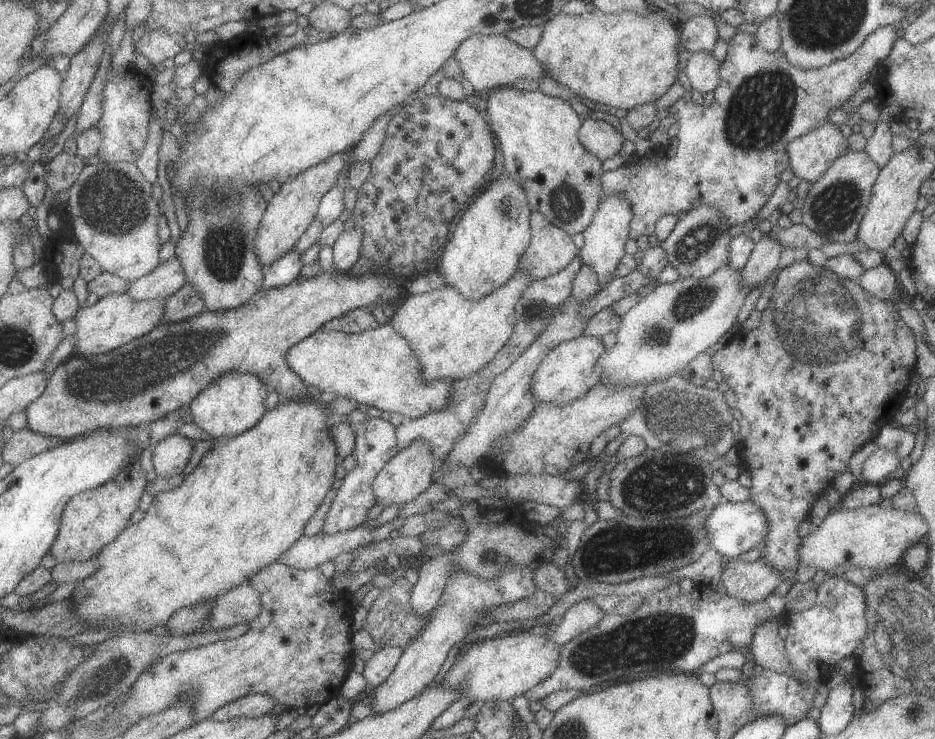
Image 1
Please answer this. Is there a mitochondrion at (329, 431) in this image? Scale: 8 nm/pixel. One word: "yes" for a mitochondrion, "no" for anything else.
no

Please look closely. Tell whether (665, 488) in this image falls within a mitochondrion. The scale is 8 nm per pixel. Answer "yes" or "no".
yes

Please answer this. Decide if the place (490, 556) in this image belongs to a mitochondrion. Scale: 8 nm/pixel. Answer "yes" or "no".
yes

